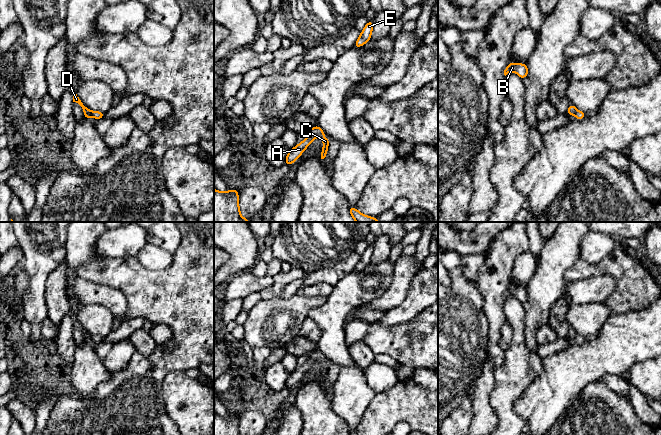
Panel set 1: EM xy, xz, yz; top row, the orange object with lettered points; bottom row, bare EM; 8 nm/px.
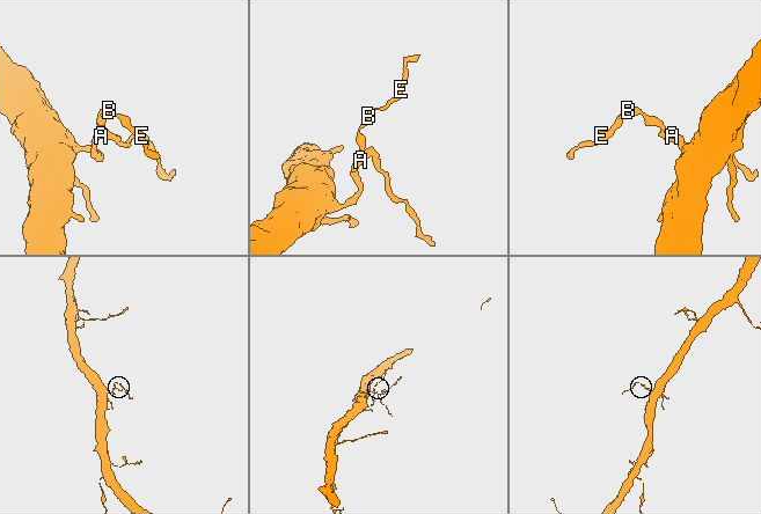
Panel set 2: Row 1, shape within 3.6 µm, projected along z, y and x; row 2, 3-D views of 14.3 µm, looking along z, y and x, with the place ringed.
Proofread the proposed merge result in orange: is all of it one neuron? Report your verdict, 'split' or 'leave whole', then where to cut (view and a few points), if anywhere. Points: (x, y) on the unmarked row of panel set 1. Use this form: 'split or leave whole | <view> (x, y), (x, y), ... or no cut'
split | xz (309, 358), (314, 361)

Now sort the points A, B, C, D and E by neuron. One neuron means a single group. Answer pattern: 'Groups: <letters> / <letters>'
Groups: A / B C D E

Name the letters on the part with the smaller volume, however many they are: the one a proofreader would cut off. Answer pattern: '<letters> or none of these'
B, C, D, E

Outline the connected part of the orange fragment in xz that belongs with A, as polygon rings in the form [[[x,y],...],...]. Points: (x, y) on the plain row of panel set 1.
[[[308,359],[306,363],[300,366],[293,373],[289,374],[285,387],[290,390],[294,387],[294,385],[301,380],[304,374],[313,366],[314,360]]]

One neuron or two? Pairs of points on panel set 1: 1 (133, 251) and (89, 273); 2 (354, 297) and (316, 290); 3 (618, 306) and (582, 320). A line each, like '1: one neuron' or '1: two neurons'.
1: two neurons
2: two neurons
3: two neurons

